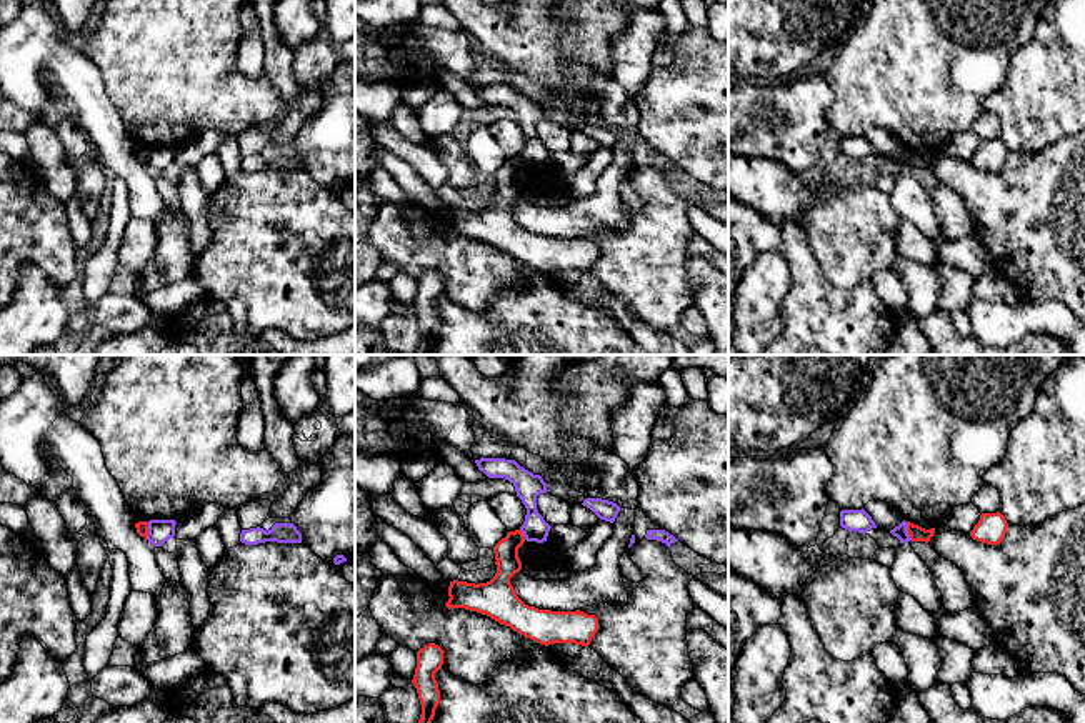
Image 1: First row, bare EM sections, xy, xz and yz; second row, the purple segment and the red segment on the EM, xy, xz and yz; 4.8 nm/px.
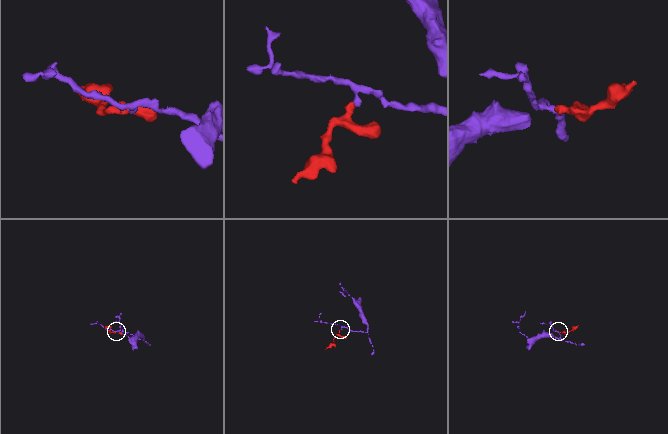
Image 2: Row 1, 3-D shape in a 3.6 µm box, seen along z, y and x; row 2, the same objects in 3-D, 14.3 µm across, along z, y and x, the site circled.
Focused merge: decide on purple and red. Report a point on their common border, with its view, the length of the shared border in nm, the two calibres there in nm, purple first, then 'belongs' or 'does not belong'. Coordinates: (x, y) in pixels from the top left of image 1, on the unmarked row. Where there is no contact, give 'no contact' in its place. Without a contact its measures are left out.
contact yz (907, 159); length 100 nm; calibres 70 and 80 nm; does not belong

